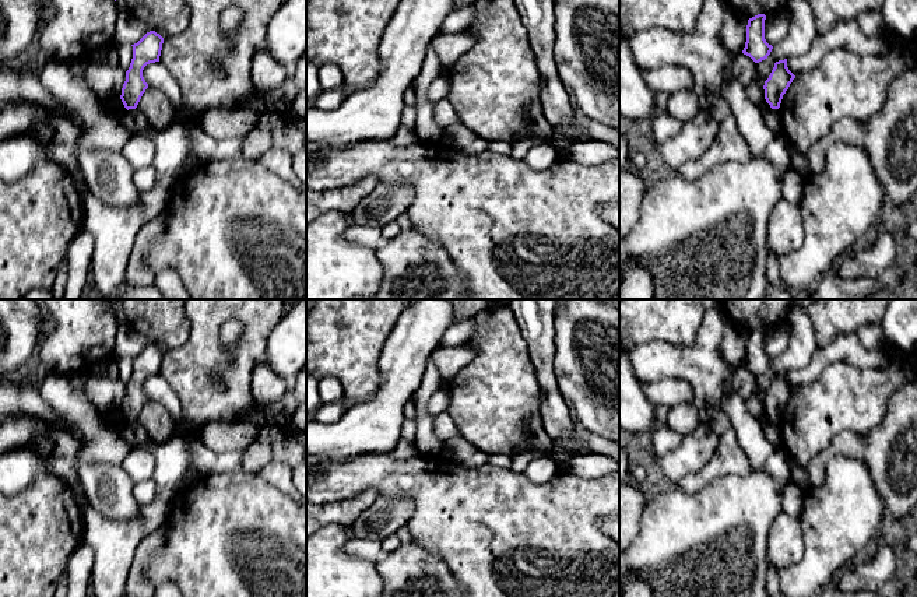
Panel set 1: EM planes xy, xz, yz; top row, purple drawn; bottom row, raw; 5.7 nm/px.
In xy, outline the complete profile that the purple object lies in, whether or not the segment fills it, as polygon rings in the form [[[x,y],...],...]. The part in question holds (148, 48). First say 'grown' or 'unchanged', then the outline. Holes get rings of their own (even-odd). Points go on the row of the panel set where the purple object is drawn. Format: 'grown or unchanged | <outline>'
unchanged | [[[155,31],[147,32],[133,46],[133,59],[126,71],[126,81],[122,88],[120,99],[124,108],[136,109],[143,94],[148,88],[143,77],[143,70],[147,64],[159,62],[164,38]]]

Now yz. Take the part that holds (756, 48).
unchanged | [[[758,14],[748,20],[746,25],[746,42],[742,50],[755,63],[759,63],[770,55],[773,46],[765,39],[765,14]]]

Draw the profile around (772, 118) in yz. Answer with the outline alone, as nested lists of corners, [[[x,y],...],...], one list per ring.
[[[779,109],[763,112],[763,117],[769,129],[772,129],[774,133],[784,134],[784,126]]]

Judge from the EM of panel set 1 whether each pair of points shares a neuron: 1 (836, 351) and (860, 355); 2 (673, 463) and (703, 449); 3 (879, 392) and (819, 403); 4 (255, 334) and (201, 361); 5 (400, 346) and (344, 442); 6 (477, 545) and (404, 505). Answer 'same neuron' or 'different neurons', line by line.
1: same neuron
2: same neuron
3: same neuron
4: same neuron
5: same neuron
6: different neurons

